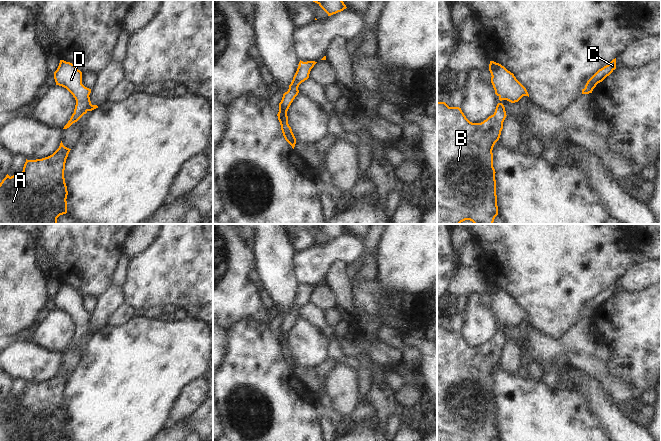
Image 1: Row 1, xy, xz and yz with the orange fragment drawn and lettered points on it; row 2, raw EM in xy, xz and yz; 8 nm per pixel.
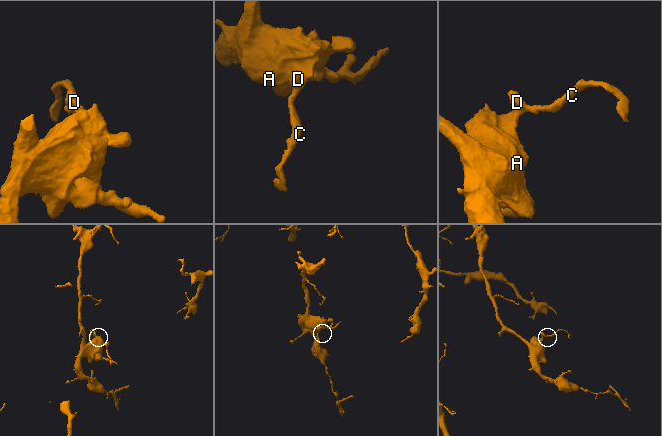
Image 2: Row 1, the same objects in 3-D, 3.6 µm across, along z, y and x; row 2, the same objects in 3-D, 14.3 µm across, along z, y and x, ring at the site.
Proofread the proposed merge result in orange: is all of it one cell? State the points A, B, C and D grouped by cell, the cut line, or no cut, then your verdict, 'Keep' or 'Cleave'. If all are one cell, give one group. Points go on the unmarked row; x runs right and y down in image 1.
Groups: A B C D. No split. Keep

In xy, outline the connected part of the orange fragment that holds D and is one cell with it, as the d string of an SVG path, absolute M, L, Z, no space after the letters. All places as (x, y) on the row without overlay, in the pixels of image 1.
M60 284L59 290L54 296L54 303L56 309L66 312L76 324L74 337L63 353L69 352L88 335L98 332L97 329L91 328L89 321L91 313L82 308L82 296L74 288Z

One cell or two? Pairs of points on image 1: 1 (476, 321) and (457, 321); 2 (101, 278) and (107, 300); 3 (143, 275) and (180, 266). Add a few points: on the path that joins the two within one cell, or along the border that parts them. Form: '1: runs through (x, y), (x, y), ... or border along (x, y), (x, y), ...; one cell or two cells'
1: border along (460, 314), (462, 317), (461, 331); two cells
2: border along (111, 282), (96, 297); two cells
3: runs through (152, 275), (160, 275), (171, 270); one cell

